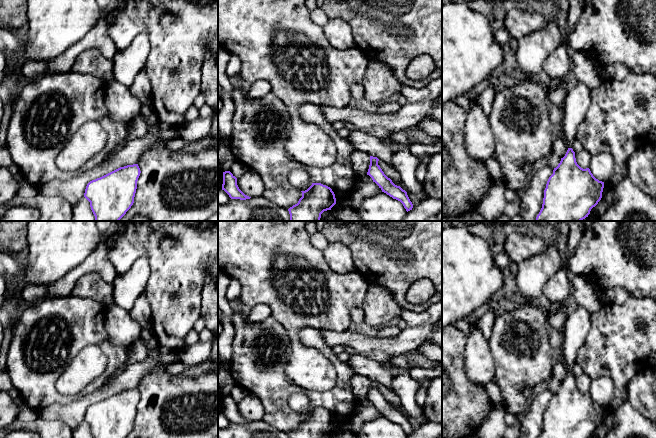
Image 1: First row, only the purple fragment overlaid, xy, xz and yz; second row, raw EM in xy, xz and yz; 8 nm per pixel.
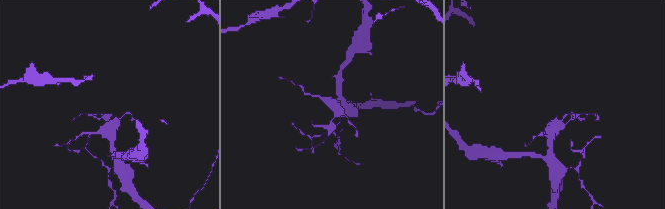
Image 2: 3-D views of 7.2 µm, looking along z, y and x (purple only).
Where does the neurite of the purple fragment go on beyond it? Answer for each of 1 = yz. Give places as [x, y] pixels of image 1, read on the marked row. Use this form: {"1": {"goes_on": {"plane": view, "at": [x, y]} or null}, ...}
{"1": {"goes_on": {"plane": "yz", "at": [577, 101]}}}

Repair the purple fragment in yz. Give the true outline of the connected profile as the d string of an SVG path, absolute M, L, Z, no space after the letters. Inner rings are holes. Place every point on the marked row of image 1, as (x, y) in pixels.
M578 84L567 92L563 108L563 133L568 150L560 163L553 170L544 190L542 208L536 217L536 221L582 221L590 214L602 198L604 182L596 179L589 168L581 168L575 158L572 143L576 137L579 125L584 120L591 104L590 90L585 84Z

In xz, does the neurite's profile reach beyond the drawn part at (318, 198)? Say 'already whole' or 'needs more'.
already whole

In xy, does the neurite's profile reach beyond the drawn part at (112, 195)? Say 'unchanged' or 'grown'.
unchanged

